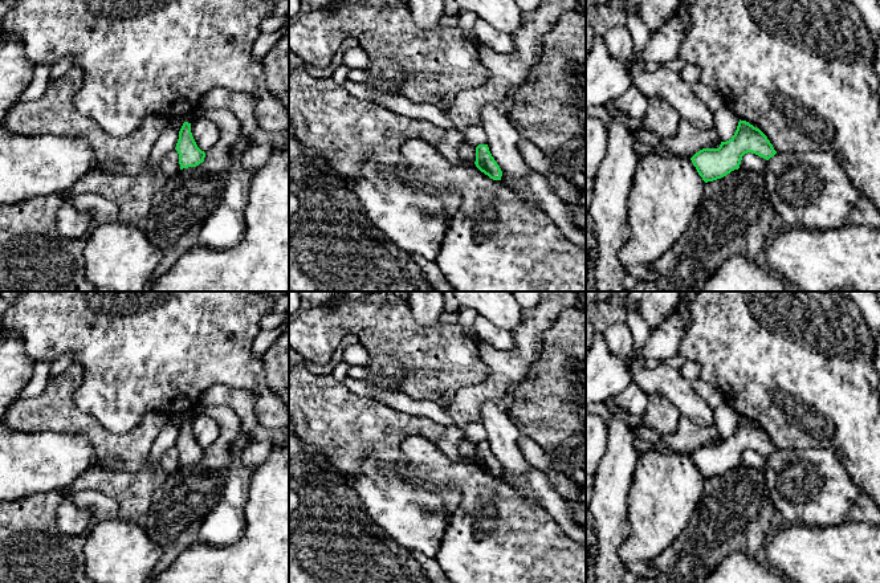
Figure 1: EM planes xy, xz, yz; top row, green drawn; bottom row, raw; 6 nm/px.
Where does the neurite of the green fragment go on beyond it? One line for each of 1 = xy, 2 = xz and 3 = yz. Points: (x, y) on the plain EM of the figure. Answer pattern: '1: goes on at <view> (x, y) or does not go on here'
1: does not go on here
2: does not go on here
3: does not go on here

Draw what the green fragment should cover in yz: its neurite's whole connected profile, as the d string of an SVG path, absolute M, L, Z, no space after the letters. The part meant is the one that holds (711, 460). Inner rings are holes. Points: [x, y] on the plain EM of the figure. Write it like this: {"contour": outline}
{"contour": "M746 417L738 419L734 432L718 445L702 445L690 457L705 480L721 476L740 465L742 453L755 450L766 457L777 448L767 433Z"}

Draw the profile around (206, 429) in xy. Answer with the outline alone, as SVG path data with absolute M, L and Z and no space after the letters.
M201 412L191 421L192 433L201 448L211 447L220 436L220 425L209 415Z

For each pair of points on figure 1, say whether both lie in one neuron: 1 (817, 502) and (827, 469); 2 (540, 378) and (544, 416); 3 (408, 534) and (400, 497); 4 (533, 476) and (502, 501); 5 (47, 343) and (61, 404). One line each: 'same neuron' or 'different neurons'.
1: same neuron
2: same neuron
3: same neuron
4: different neurons
5: different neurons

